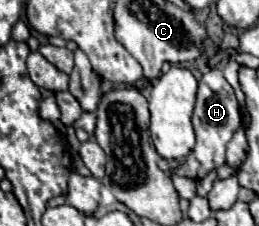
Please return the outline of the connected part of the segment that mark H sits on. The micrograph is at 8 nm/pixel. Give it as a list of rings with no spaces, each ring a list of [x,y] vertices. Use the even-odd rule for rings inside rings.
[[[210,69],[204,73],[204,77],[198,83],[198,97],[196,97],[196,107],[192,115],[192,127],[196,133],[196,145],[190,151],[190,157],[176,169],[172,169],[174,175],[188,177],[194,181],[204,179],[210,171],[222,167],[226,163],[226,145],[240,127],[240,111],[238,111],[238,101],[234,95],[234,89],[230,83],[224,79],[220,69]]]

